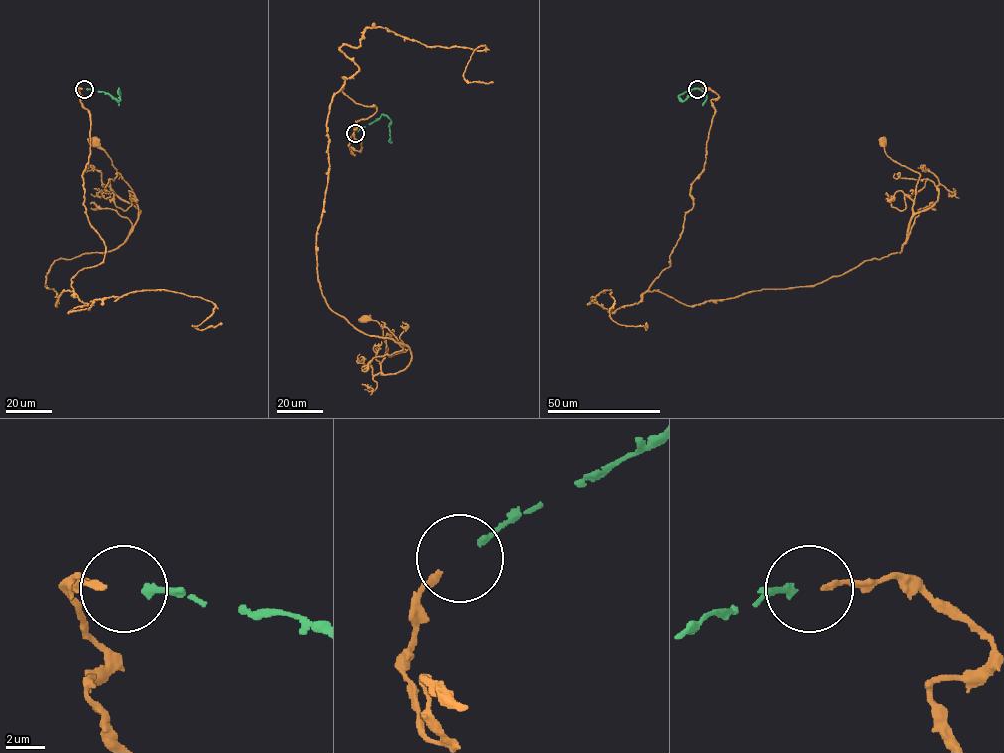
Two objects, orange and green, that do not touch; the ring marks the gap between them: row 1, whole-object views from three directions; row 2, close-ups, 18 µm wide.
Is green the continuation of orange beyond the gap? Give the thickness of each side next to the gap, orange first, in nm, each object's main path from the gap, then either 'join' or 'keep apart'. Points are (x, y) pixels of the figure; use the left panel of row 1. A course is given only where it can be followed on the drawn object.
calibres 280 and 360 nm; course orange (82, 88), (83, 205), (105, 255), (55, 306), (45, 286), (55, 261), (115, 250), (138, 215), (93, 141); course green (86, 89), (106, 92), (118, 100), (119, 88), (119, 105); join

